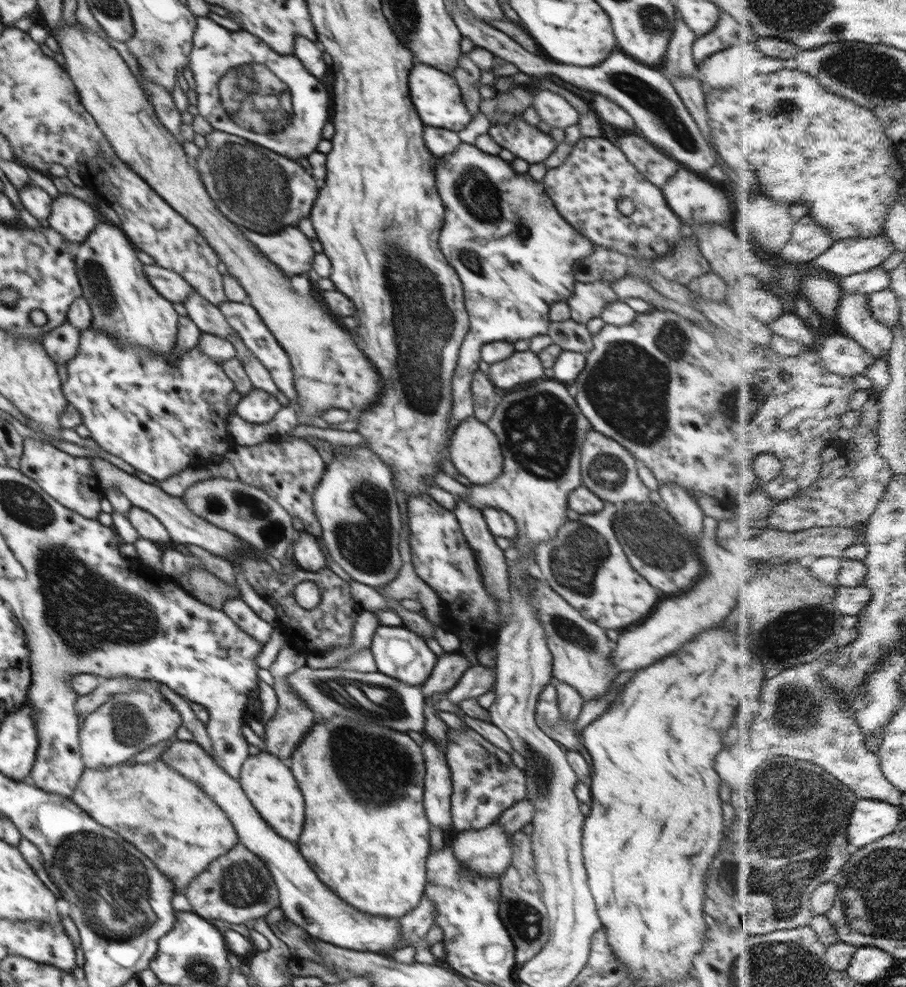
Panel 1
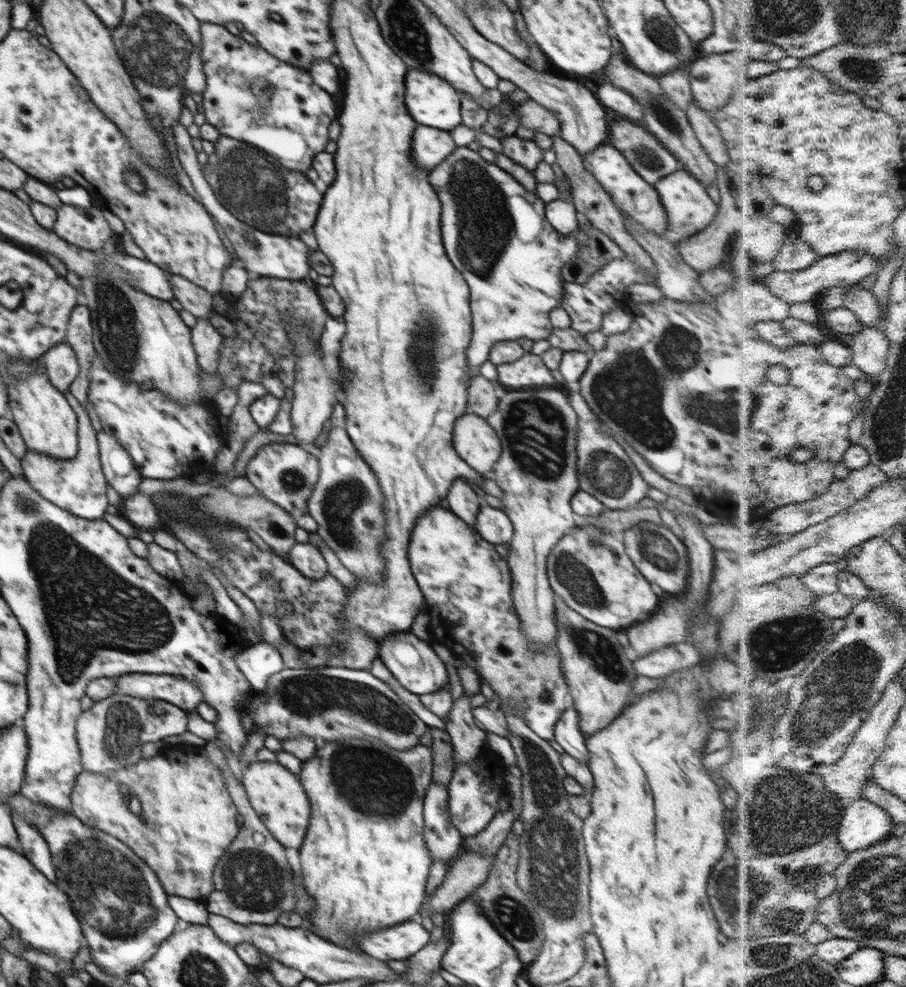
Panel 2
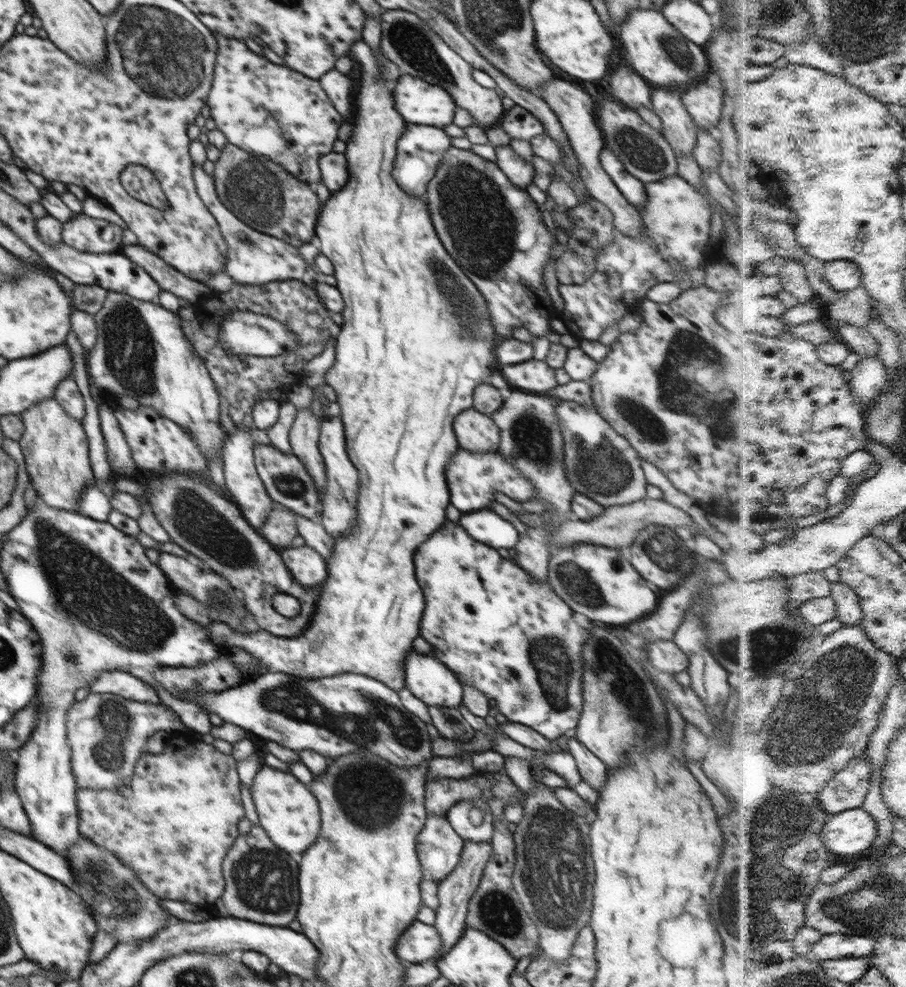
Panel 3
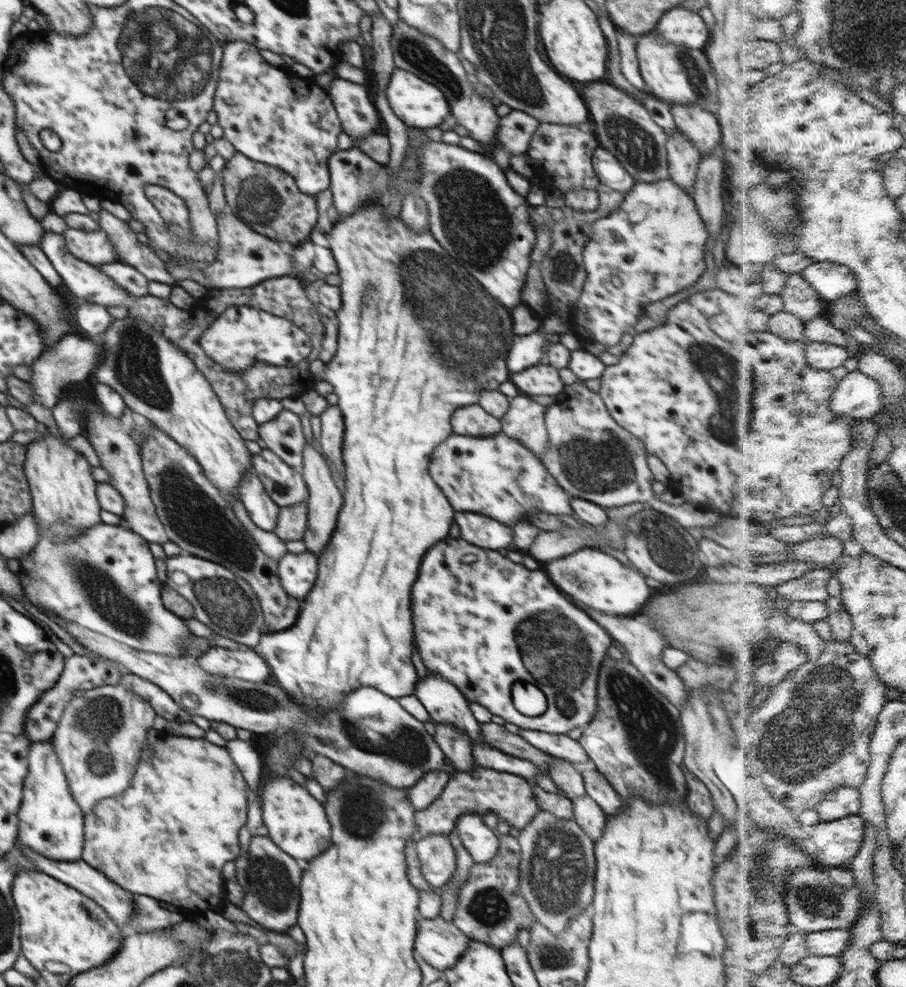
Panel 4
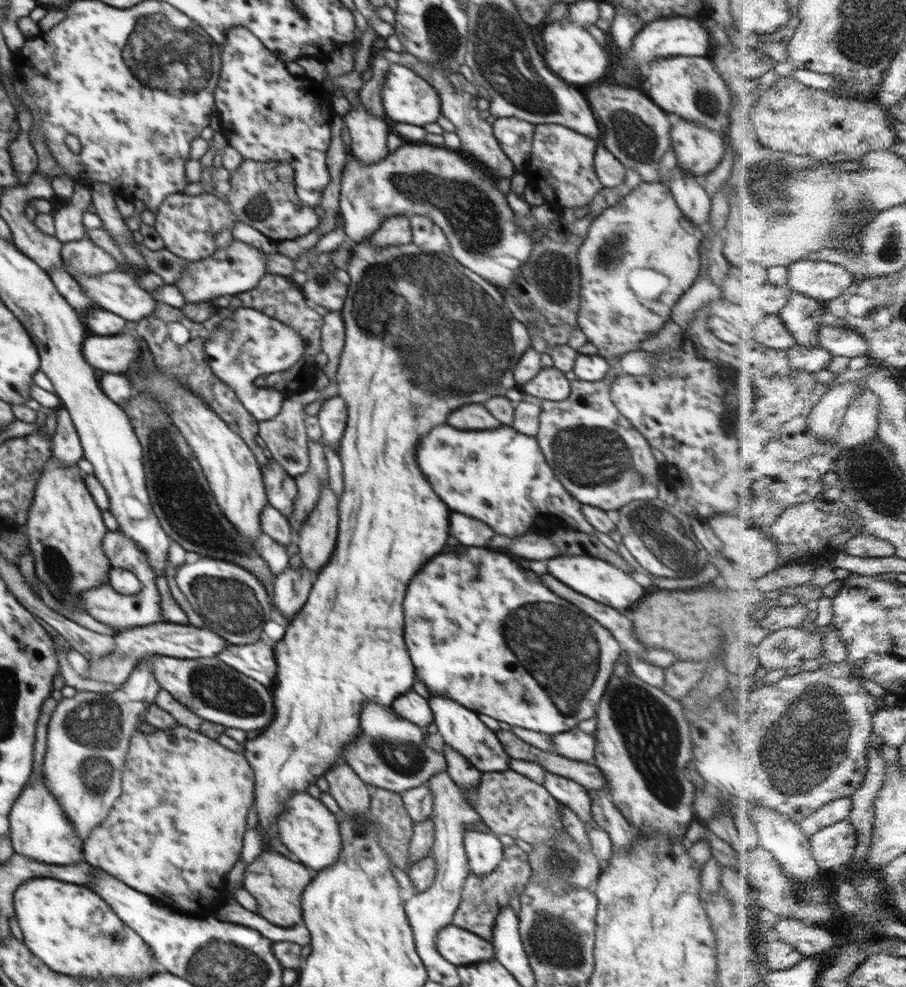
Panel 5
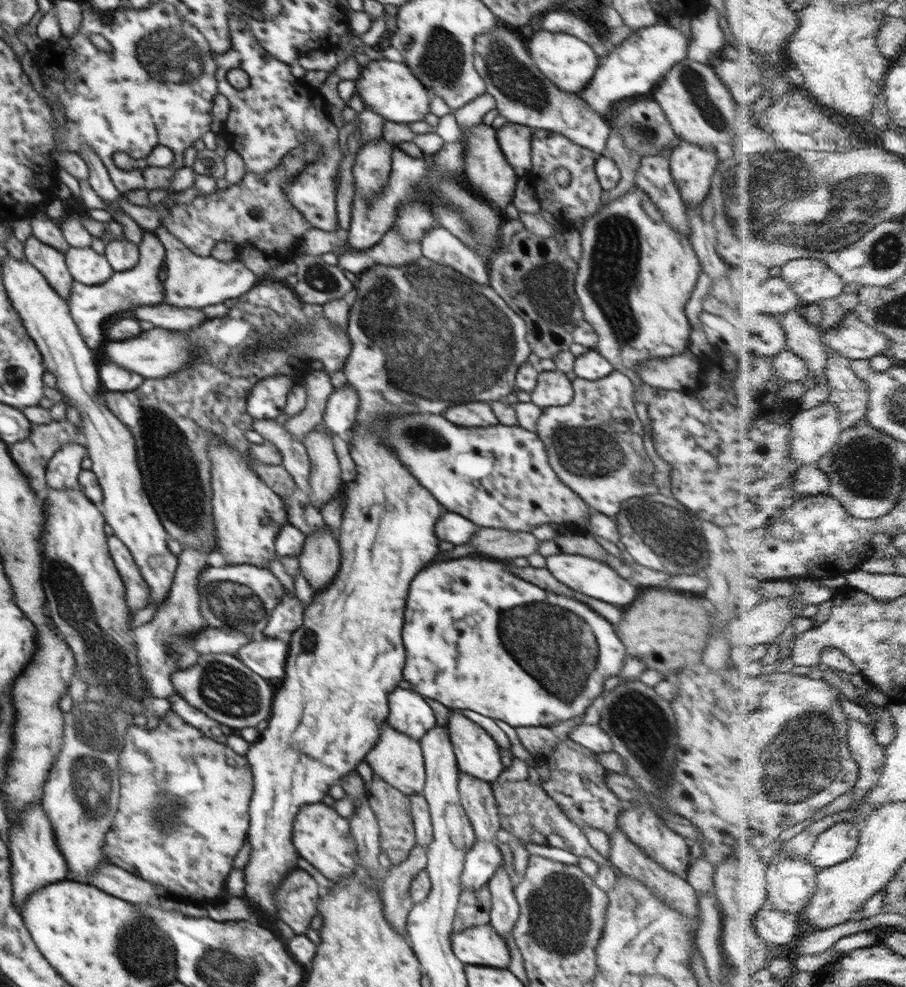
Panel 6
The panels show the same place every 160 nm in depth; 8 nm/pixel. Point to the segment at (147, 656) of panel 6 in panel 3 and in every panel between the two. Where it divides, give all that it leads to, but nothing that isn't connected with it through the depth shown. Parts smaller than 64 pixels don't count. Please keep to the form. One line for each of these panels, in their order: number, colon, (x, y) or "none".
3: (107, 734)
4: (99, 739)
5: (88, 735)

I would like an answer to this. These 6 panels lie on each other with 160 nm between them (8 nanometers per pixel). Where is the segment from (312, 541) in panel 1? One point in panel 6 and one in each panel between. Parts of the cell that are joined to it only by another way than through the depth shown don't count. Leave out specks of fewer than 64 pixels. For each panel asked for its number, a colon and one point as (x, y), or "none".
2: (306, 557)
3: (308, 567)
4: (298, 572)
5: (292, 587)
6: (288, 616)

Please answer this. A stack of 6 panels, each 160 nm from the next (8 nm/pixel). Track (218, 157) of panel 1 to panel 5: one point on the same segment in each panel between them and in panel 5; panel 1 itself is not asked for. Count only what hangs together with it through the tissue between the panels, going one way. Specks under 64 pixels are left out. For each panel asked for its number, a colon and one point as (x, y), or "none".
2: (250, 184)
3: (263, 195)
4: (268, 200)
5: (263, 196)

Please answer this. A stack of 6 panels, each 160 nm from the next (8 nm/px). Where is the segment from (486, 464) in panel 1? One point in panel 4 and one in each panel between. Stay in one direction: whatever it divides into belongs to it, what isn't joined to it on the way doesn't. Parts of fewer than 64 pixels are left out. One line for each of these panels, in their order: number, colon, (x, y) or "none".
2: (475, 441)
3: (475, 432)
4: (471, 421)

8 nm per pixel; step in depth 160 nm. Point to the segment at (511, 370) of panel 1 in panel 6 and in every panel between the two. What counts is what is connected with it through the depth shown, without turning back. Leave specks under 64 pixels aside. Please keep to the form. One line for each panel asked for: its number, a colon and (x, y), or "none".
2: (527, 371)
3: (533, 375)
4: (539, 380)
5: (550, 383)
6: (553, 388)

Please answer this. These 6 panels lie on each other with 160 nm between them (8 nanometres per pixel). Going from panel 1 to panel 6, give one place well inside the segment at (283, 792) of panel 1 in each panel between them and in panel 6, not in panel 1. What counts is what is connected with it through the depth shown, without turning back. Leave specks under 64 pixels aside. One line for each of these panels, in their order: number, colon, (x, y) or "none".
2: (276, 794)
3: (289, 813)
4: (297, 822)
5: (309, 830)
6: (321, 836)

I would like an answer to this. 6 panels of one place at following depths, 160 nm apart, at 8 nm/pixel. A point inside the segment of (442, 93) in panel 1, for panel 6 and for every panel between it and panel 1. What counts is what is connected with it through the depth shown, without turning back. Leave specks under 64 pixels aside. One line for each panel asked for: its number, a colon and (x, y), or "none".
2: (430, 101)
3: (418, 102)
4: (417, 103)
5: (406, 97)
6: (387, 87)

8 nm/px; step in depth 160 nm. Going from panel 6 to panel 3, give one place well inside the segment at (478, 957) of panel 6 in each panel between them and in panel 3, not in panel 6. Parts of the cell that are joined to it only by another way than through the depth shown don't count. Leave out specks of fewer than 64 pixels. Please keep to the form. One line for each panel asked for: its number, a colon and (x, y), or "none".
3: (420, 942)
4: (439, 943)
5: (460, 947)

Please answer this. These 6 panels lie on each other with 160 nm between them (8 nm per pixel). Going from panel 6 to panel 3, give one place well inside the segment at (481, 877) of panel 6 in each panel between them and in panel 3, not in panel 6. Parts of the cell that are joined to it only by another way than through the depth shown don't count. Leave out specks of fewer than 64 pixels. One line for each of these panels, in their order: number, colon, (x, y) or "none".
3: (472, 819)
4: (482, 843)
5: (484, 850)

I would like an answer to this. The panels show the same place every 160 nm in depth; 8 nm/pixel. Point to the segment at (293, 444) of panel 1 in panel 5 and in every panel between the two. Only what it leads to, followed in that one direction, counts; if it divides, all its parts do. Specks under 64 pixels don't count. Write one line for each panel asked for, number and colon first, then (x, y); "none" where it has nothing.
2: (292, 472)
3: (294, 488)
4: (285, 485)
5: (281, 489)

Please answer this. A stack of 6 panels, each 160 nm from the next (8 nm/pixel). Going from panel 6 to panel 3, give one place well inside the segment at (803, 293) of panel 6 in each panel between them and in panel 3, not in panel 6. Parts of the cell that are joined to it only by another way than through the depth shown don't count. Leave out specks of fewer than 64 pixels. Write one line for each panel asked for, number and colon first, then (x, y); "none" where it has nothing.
3: (845, 275)
4: (833, 280)
5: (823, 280)

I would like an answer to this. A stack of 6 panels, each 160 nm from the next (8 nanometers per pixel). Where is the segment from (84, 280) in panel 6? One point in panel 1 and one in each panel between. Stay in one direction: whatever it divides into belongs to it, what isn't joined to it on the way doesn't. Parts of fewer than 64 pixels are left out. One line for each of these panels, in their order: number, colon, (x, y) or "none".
1: (73, 219)
2: (86, 228)
3: (82, 232)
4: (94, 247)
5: (84, 256)

